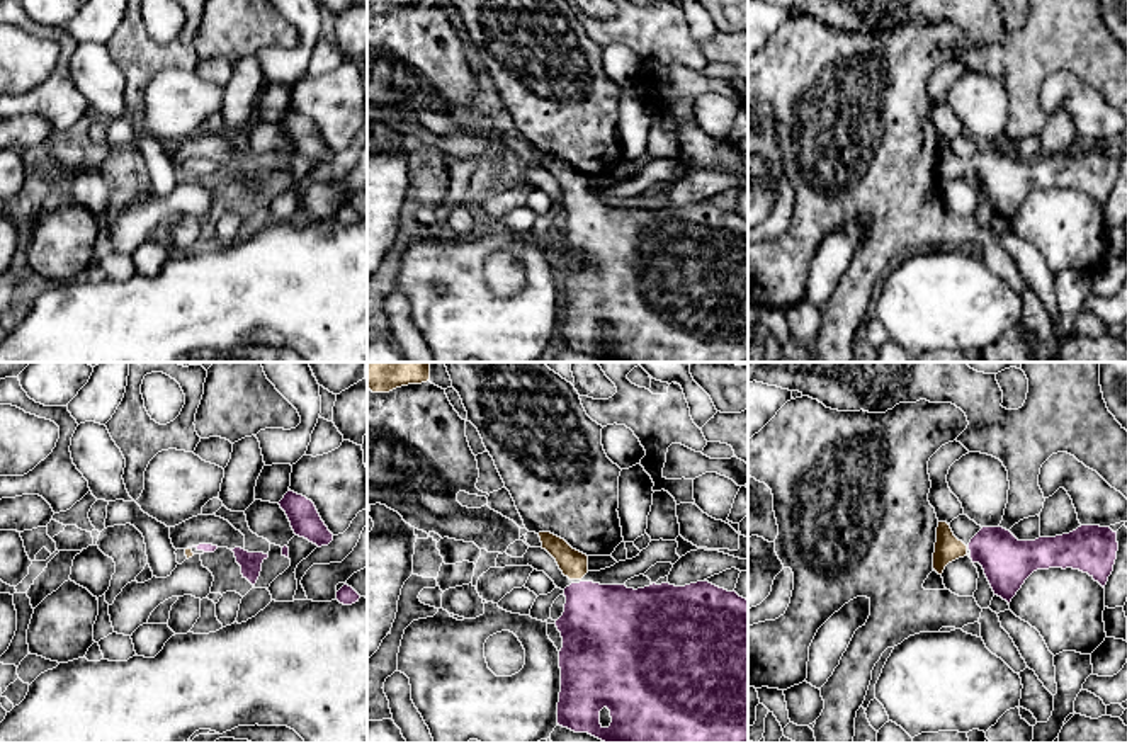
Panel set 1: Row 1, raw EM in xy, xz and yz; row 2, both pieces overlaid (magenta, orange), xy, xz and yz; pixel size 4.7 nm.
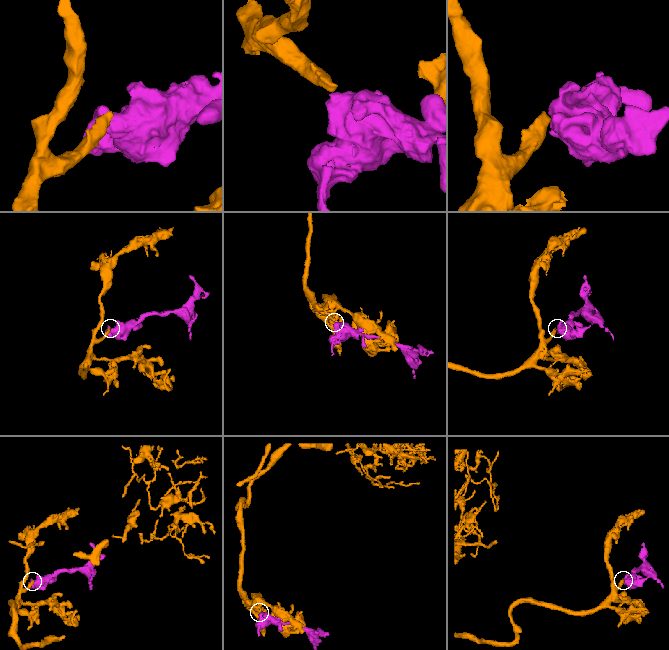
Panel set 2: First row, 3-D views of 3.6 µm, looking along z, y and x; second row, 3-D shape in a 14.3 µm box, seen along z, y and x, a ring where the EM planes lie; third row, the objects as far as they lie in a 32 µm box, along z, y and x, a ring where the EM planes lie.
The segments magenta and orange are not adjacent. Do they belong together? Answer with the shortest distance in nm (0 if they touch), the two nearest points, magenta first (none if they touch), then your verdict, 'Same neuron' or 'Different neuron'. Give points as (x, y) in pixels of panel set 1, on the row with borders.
Distance 0 nm. Same neuron

